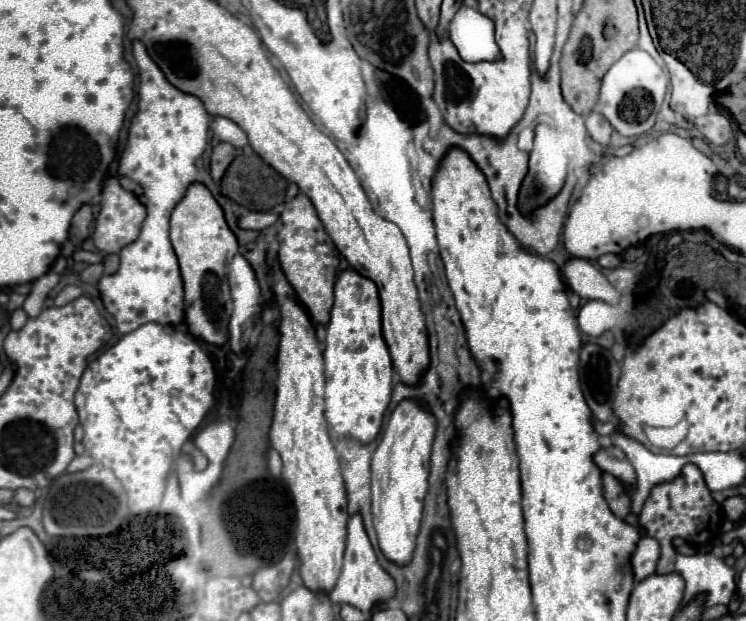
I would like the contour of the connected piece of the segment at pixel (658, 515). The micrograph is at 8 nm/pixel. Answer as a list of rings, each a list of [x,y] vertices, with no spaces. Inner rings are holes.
[[[685,465],[683,473],[669,483],[657,485],[641,511],[641,525],[645,527],[649,537],[655,537],[661,545],[661,559],[657,565],[657,573],[671,573],[675,569],[675,551],[671,541],[681,537],[691,545],[709,545],[719,535],[721,523],[721,507],[713,501],[709,489],[705,487],[703,475],[697,467]]]

